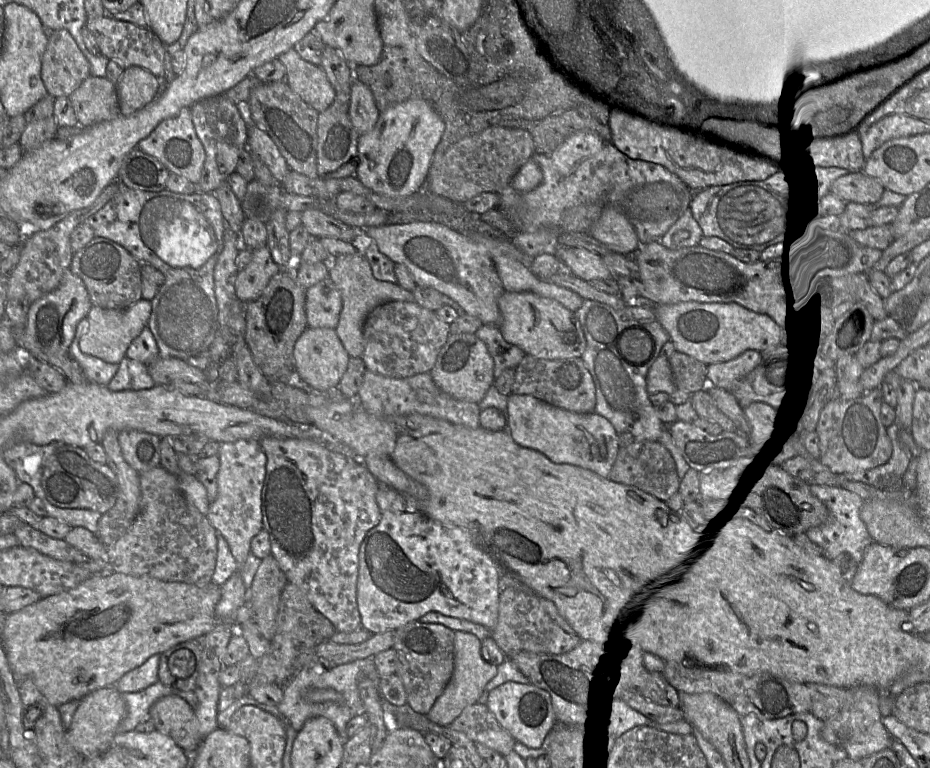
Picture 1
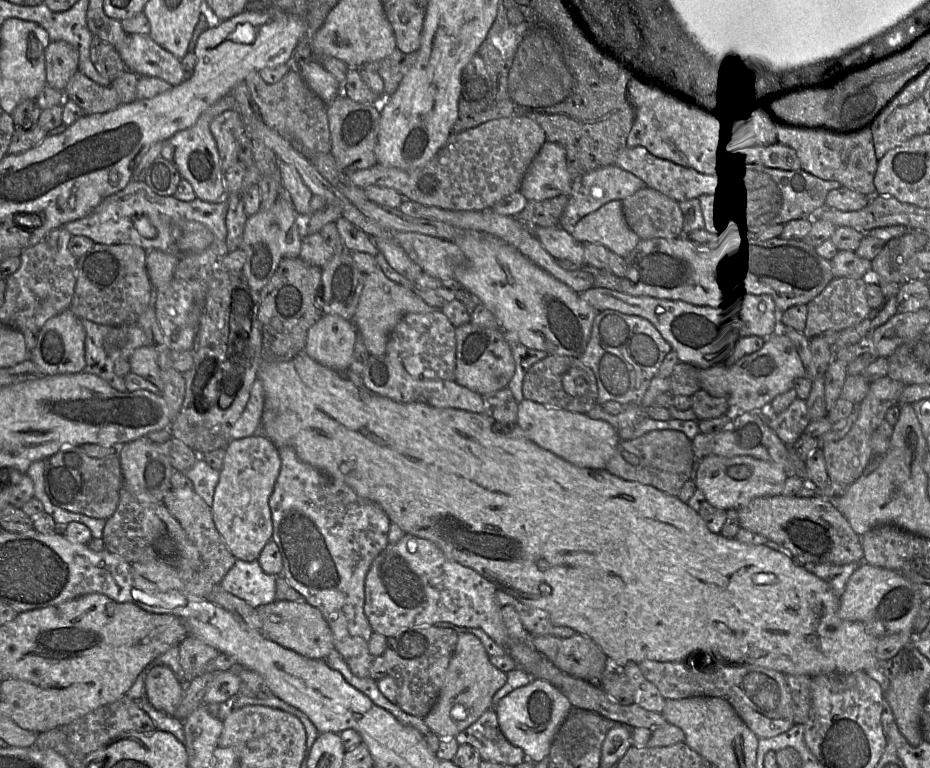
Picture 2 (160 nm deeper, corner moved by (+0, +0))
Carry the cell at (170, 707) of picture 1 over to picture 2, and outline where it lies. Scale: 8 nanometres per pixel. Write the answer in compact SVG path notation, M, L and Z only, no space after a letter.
M164 665L151 667L145 677L145 700L169 716L175 716L177 708L183 698L183 682Z

